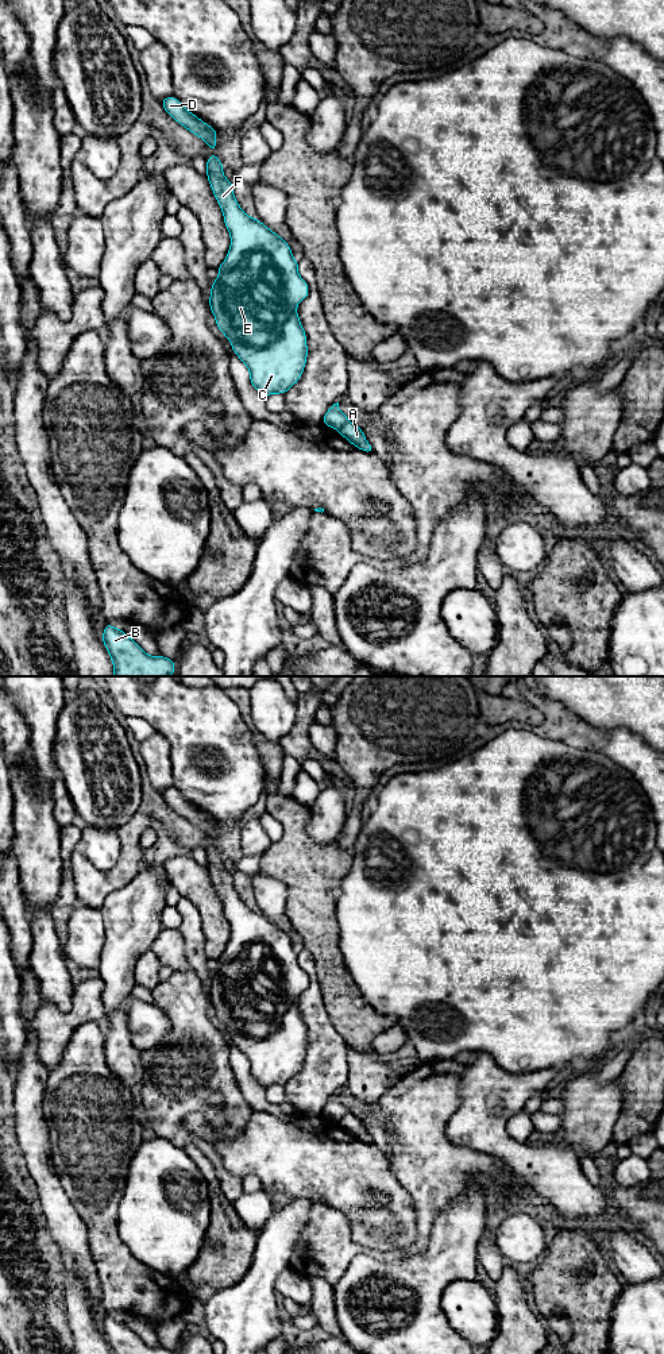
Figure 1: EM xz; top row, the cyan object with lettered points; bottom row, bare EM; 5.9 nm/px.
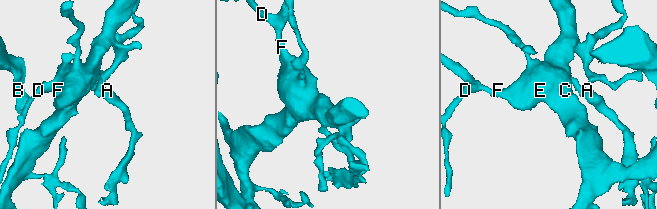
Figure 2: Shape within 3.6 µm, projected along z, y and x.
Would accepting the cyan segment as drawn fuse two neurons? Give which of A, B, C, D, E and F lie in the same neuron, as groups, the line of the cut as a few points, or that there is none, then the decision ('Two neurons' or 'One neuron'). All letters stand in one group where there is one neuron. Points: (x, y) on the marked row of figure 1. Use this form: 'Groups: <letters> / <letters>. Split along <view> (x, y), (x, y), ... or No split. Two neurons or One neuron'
Groups: A / B C D E F. Split along xz (347, 420), (338, 429). Two neurons

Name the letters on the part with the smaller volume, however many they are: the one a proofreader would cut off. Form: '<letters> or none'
A

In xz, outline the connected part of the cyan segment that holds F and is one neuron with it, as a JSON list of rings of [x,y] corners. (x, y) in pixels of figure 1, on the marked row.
[[[215,154],[206,159],[206,178],[231,236],[228,254],[212,282],[209,308],[232,351],[247,366],[254,389],[265,397],[285,394],[300,381],[306,364],[306,333],[297,305],[308,297],[309,286],[298,274],[289,244],[256,217],[247,216],[236,202],[233,182],[224,177],[223,167]]]

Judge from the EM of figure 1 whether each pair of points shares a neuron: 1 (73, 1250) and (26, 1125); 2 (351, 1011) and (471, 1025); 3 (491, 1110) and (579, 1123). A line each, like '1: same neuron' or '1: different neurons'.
1: same neuron
2: different neurons
3: different neurons

